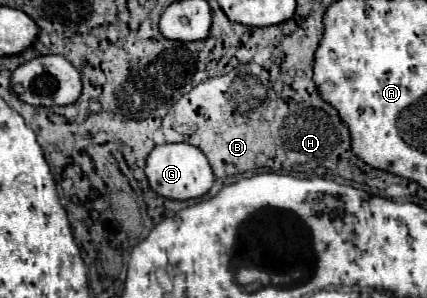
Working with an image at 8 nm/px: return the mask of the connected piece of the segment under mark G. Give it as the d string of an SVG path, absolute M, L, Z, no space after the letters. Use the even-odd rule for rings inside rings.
M162 144L156 146L148 158L146 158L146 178L150 182L150 188L154 192L158 192L164 198L172 198L172 200L188 200L188 198L200 198L204 196L212 182L214 182L214 174L212 168L206 160L206 156L192 144Z

